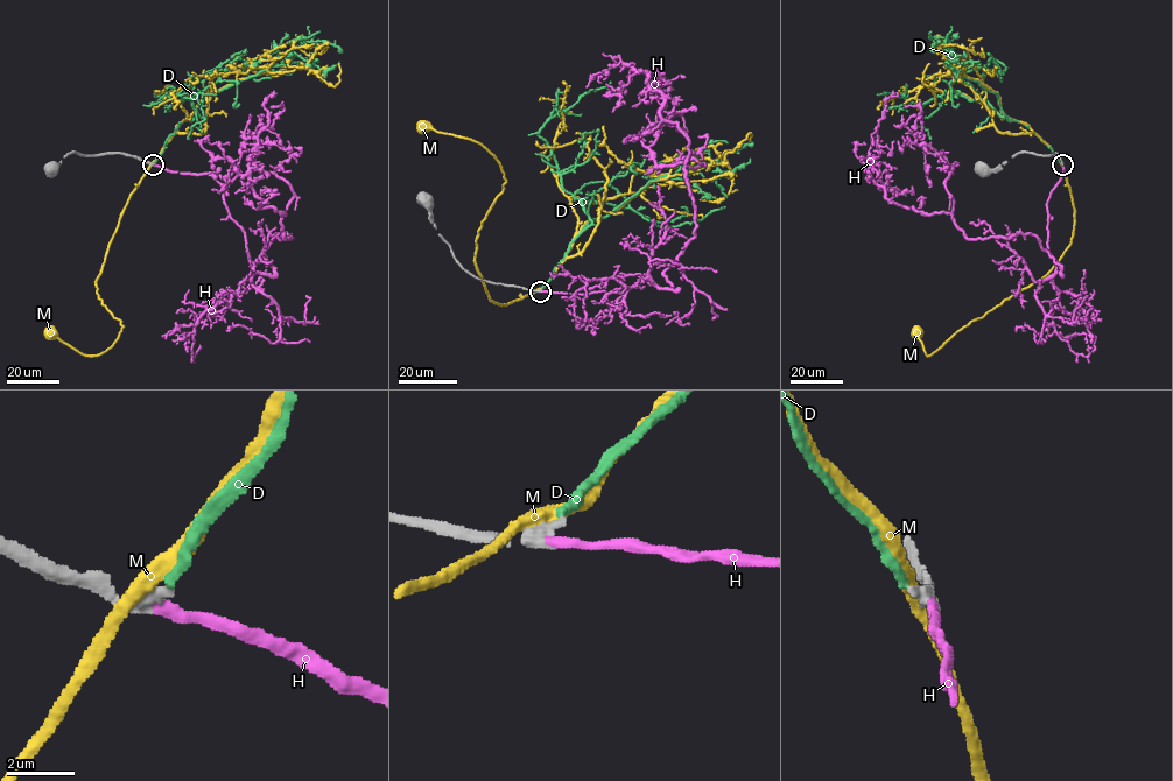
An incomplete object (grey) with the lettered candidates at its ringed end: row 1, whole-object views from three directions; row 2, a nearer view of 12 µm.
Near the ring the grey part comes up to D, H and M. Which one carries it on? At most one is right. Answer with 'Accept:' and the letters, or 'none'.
Accept: H

